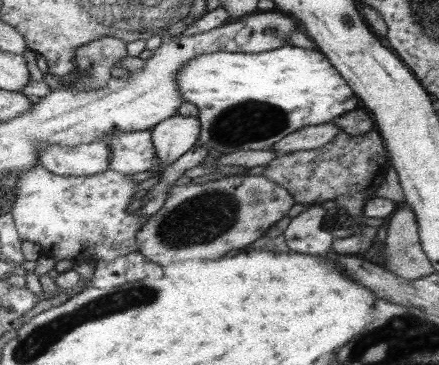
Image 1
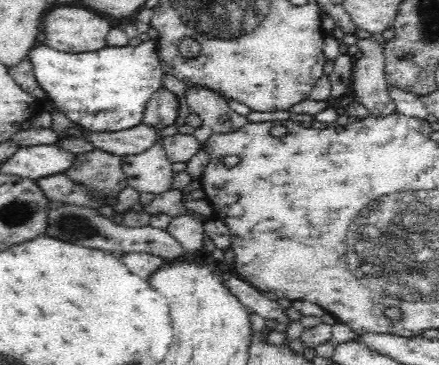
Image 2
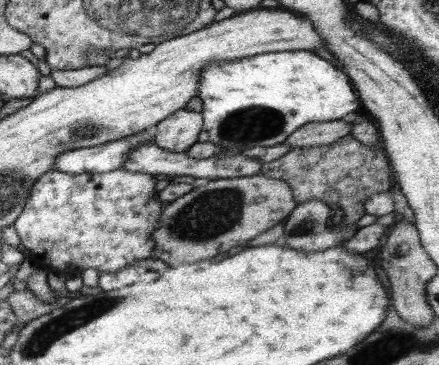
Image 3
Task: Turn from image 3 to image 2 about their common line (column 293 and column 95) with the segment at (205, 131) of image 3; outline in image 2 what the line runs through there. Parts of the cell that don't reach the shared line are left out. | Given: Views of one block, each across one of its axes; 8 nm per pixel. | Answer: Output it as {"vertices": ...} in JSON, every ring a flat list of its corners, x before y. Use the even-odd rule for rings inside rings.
{"vertices":[[158,40,142,42,140,46,122,46,122,48,102,48,96,52,60,52,52,50,46,44,34,46,28,54,30,64,34,66,34,74,42,90,48,94,48,100,56,104,56,108,72,120,74,126,82,130,92,130,92,134,118,134,122,130,130,130,132,126,142,124,144,110,150,98,164,88,164,70,158,60]]}

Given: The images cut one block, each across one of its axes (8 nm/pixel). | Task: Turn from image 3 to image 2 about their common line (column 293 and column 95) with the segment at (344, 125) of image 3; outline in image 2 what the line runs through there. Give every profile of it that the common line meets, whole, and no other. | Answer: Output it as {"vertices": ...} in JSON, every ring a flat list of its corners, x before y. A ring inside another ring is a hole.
{"vertices":[[132,126,130,130,122,130,118,134,92,134,92,130,82,130,80,136,90,142,96,150,104,150,110,154,116,154,120,158,124,156,138,156,146,152,152,144,156,144,162,130,154,130,150,126]]}

